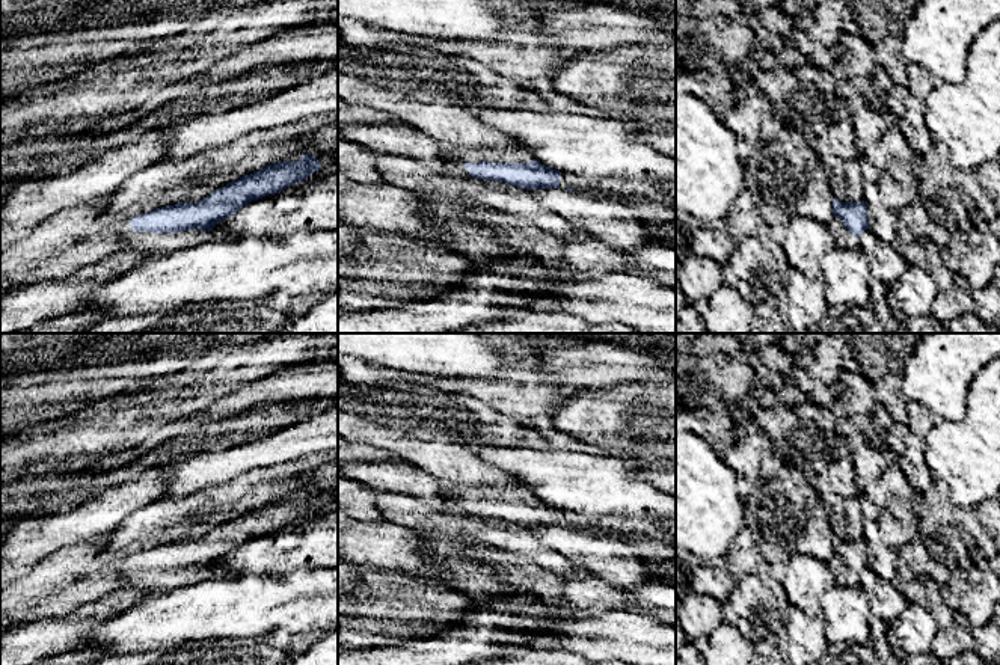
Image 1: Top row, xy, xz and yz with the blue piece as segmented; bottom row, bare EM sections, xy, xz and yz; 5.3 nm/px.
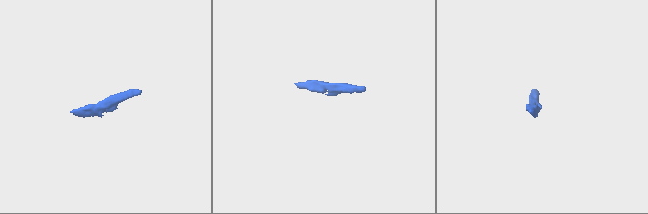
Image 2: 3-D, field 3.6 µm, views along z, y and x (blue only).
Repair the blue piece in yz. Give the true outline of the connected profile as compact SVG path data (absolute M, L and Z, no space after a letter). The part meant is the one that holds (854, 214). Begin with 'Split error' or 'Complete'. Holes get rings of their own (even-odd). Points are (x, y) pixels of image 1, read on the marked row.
Split error. M833 201L833 220L828 225L836 238L837 247L857 249L861 234L869 229L866 202Z

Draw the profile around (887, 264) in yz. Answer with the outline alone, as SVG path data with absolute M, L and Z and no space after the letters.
M869 229L861 234L858 249L869 259L870 277L884 282L887 287L911 267L890 243L882 241Z

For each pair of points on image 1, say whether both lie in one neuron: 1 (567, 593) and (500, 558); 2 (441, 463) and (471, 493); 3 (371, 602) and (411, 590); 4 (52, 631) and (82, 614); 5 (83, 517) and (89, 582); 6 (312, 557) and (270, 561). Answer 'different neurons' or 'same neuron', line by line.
1: same neuron
2: different neurons
3: same neuron
4: same neuron
5: different neurons
6: same neuron

